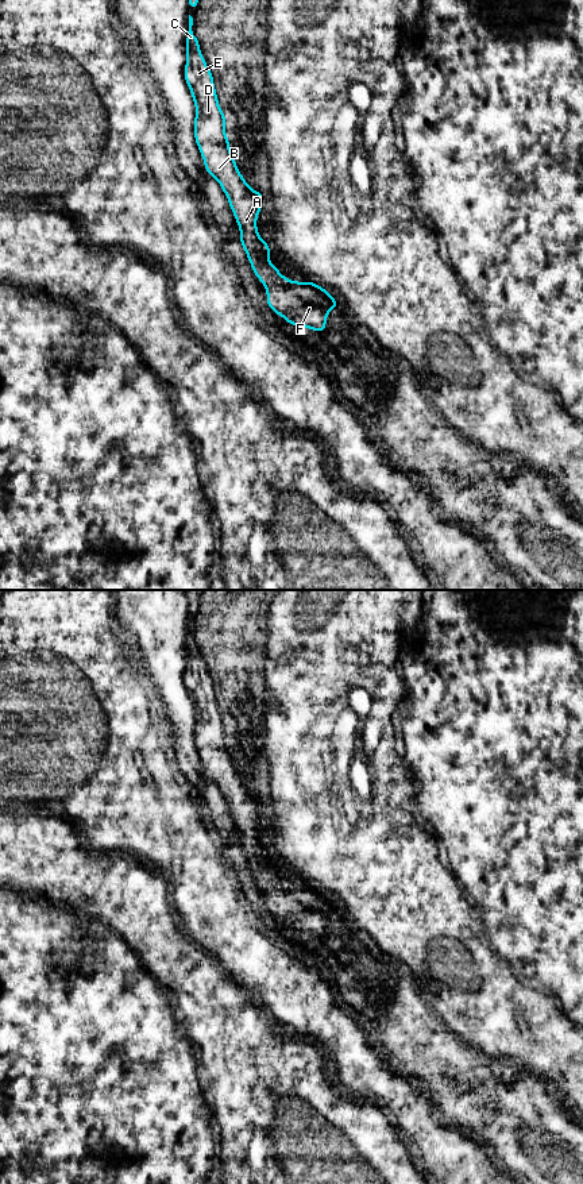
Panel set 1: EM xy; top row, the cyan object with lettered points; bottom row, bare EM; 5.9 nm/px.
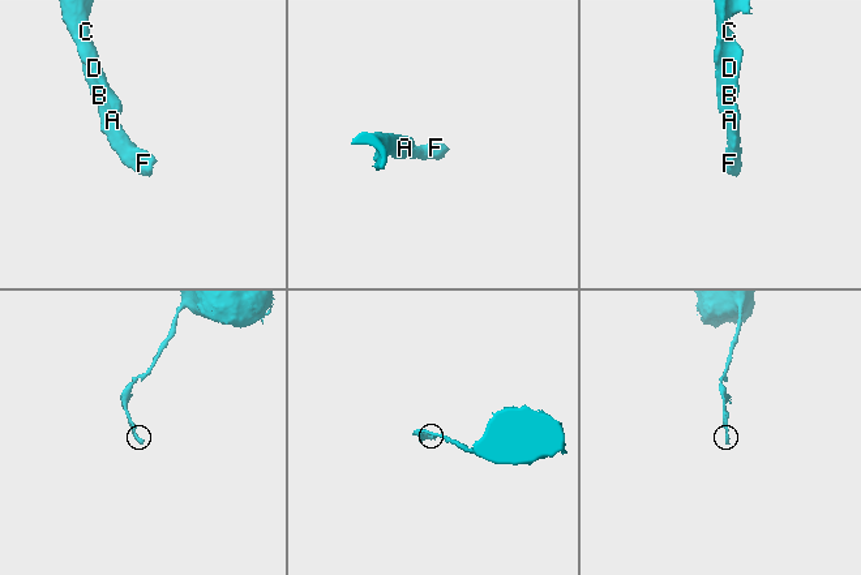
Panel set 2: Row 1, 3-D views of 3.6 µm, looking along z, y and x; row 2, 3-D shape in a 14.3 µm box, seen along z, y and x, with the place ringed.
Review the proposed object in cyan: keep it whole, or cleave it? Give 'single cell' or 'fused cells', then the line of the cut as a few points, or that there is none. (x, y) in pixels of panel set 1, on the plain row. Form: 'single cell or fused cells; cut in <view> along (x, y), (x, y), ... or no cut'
single cell; no cut

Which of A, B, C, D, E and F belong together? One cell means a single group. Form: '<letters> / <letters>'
A B C D E F

